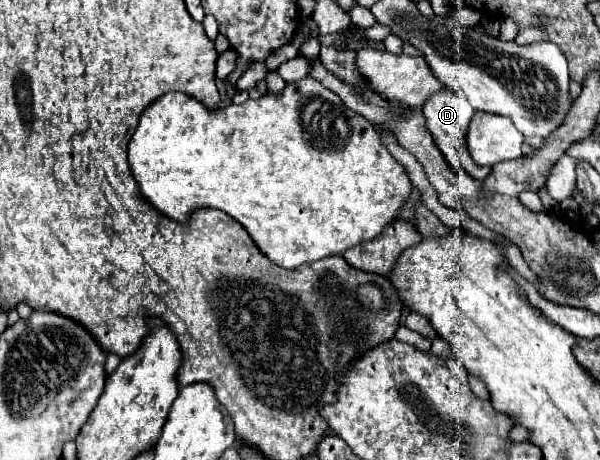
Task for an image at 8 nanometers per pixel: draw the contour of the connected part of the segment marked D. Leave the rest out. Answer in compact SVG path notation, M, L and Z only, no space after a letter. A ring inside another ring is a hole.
M441 90L441 94L433 94L433 98L423 106L423 114L427 118L427 130L433 134L433 140L437 144L437 148L443 152L443 156L459 170L467 172L469 176L477 178L477 180L485 180L491 174L489 166L477 166L473 162L473 158L467 152L467 142L465 142L465 134L467 134L467 126L475 114L475 110L469 106L465 94L453 94L453 90Z

